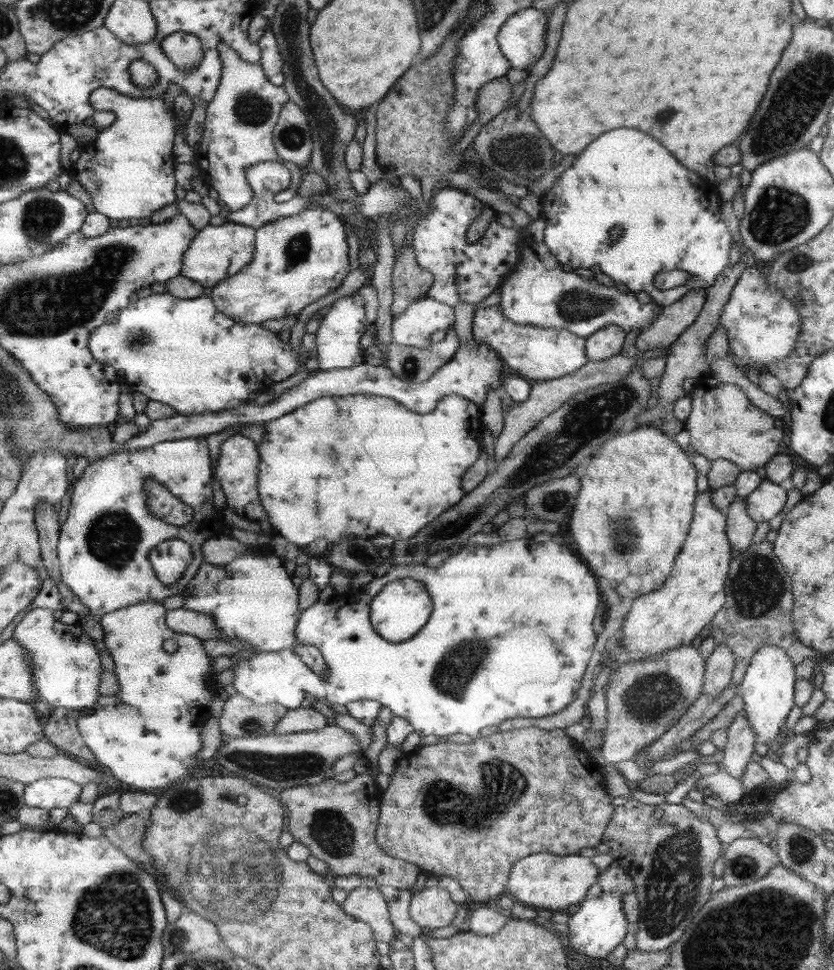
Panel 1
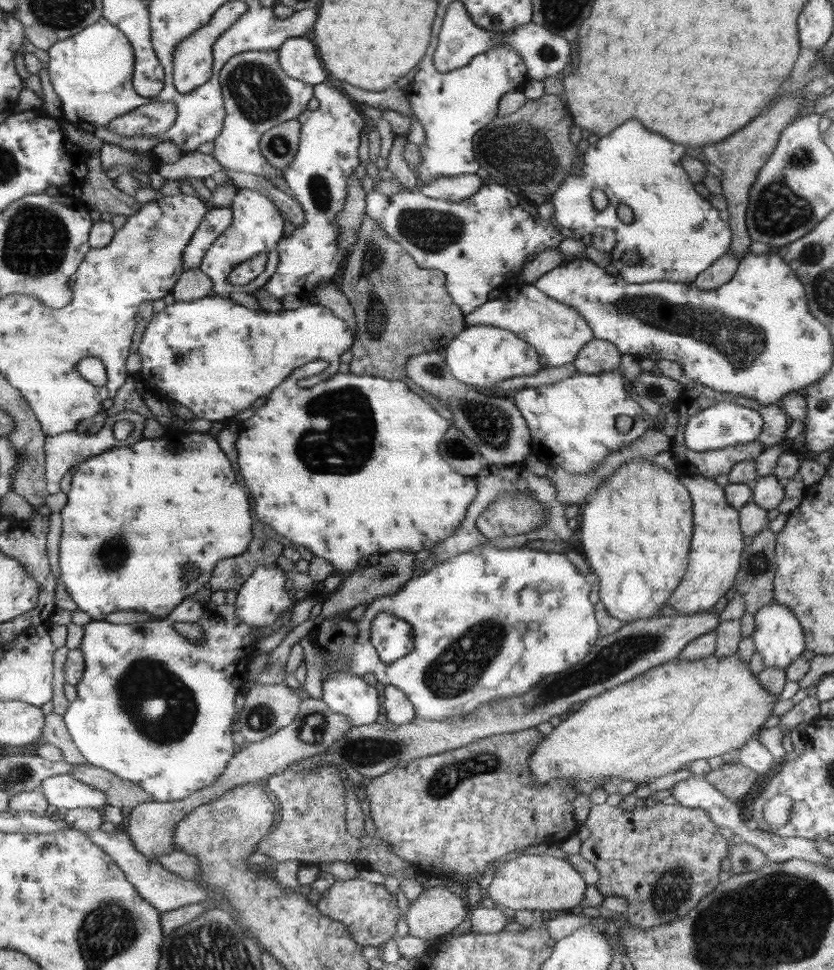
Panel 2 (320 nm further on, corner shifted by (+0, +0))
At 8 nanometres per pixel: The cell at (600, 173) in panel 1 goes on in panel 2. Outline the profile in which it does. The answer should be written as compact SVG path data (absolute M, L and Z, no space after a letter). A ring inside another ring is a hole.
M630 118L626 120L622 126L618 126L614 132L610 132L608 136L600 138L596 144L589 145L588 148L583 153L583 163L582 172L580 176L570 176L560 185L560 188L552 195L552 204L554 204L554 217L556 218L558 224L564 228L569 228L574 232L574 237L572 240L582 242L588 247L592 247L601 253L610 254L611 264L618 270L618 276L624 280L624 282L634 283L634 284L644 284L648 282L680 282L680 283L694 283L694 279L698 277L706 268L709 268L718 258L729 253L730 242L732 239L732 233L730 230L730 225L726 224L726 221L722 220L719 215L719 210L716 209L709 201L709 199L703 198L694 189L694 183L687 177L686 171L682 168L680 164L681 158L688 152L684 150L684 146L680 144L674 144L670 140L666 140L664 136L660 134L654 134L650 130L646 130L638 120ZM592 190L602 190L606 196L608 196L608 206L604 210L600 211L594 208L592 204ZM618 204L626 204L632 208L634 212L634 224L620 224L620 218L618 218Z

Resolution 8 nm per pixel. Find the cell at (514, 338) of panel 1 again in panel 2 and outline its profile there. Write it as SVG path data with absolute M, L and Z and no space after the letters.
M517 283L506 291L501 291L498 298L488 300L476 311L465 316L465 328L474 325L492 325L510 330L523 341L529 342L536 350L541 368L552 368L573 362L579 350L594 339L591 326L586 319L570 306L564 306L548 298L537 286Z

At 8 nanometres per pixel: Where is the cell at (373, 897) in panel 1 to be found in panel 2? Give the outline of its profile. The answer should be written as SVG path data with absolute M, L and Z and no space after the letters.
M358 877L336 880L322 894L318 910L328 918L347 926L348 932L360 946L382 948L390 938L396 937L396 923L400 909L394 896L383 884L375 884Z

